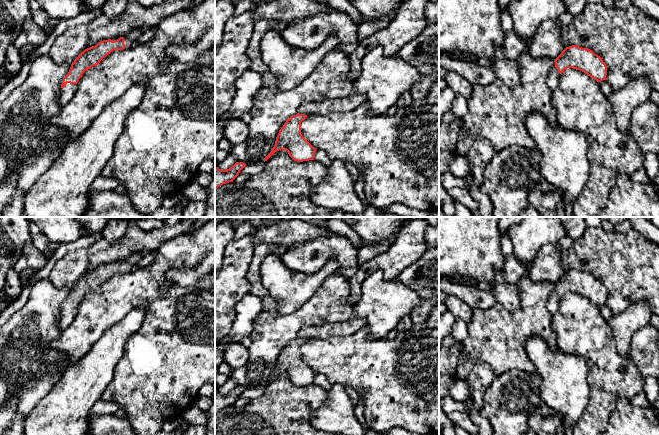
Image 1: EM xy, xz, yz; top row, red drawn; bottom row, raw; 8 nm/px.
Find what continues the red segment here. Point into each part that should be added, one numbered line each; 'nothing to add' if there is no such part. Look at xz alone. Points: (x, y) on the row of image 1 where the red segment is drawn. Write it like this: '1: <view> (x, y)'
1: xz (349, 103)

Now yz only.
1: yz (553, 78)

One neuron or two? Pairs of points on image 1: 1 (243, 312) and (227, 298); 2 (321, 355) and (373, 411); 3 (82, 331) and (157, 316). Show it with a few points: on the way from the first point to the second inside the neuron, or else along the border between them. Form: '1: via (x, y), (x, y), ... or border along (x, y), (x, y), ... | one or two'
1: border along (249, 292), (236, 304), (235, 319), (230, 328) | two
2: via (339, 358), (343, 359), (373, 389), (373, 393) | one
3: via (103, 310), (116, 297), (145, 297) | one

